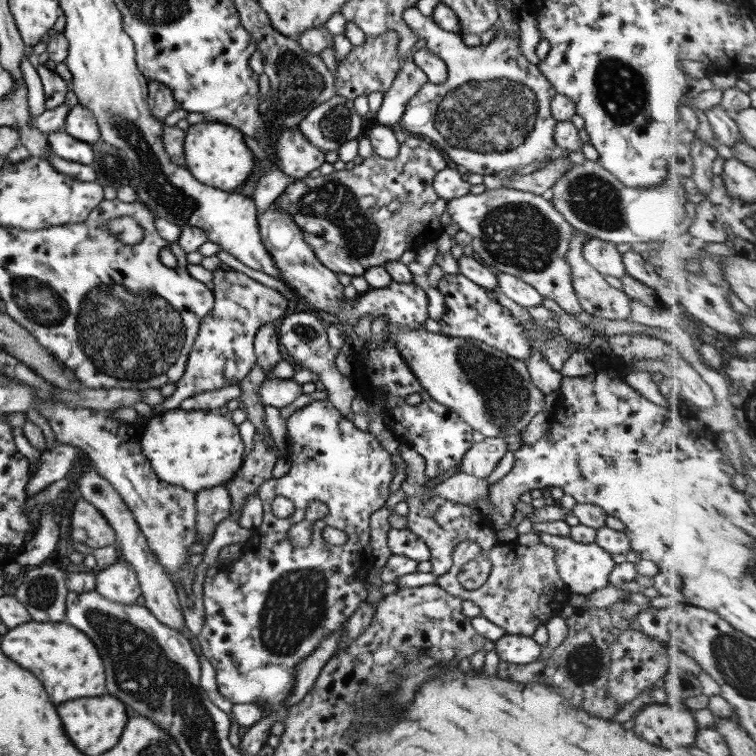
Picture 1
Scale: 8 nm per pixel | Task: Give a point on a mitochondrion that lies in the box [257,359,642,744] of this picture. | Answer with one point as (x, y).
(398, 682)

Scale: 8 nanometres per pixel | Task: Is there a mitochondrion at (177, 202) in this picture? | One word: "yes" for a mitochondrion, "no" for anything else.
yes

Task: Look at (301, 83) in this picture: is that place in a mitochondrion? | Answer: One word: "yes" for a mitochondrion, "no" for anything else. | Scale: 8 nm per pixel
yes

